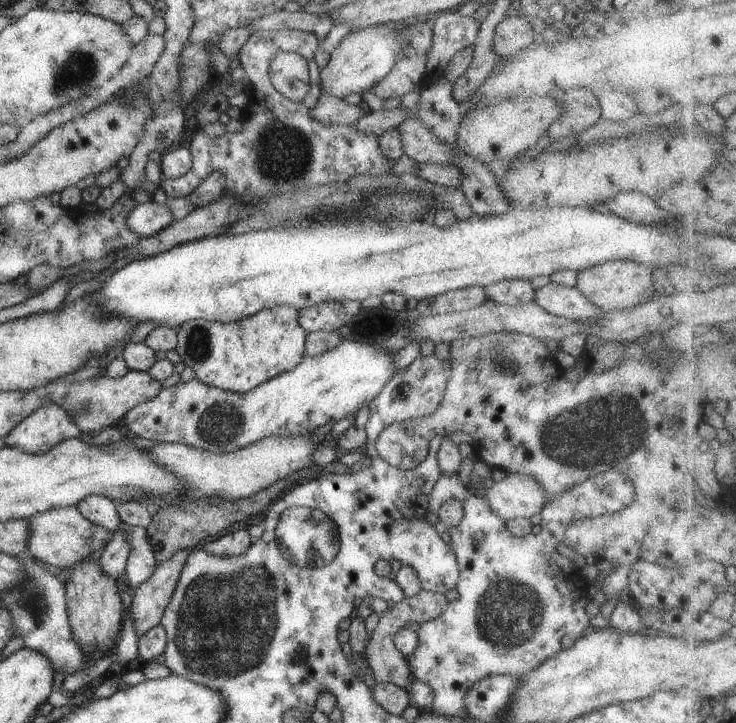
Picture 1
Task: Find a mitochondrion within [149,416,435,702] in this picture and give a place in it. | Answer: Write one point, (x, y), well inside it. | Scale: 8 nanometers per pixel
(211, 638)

